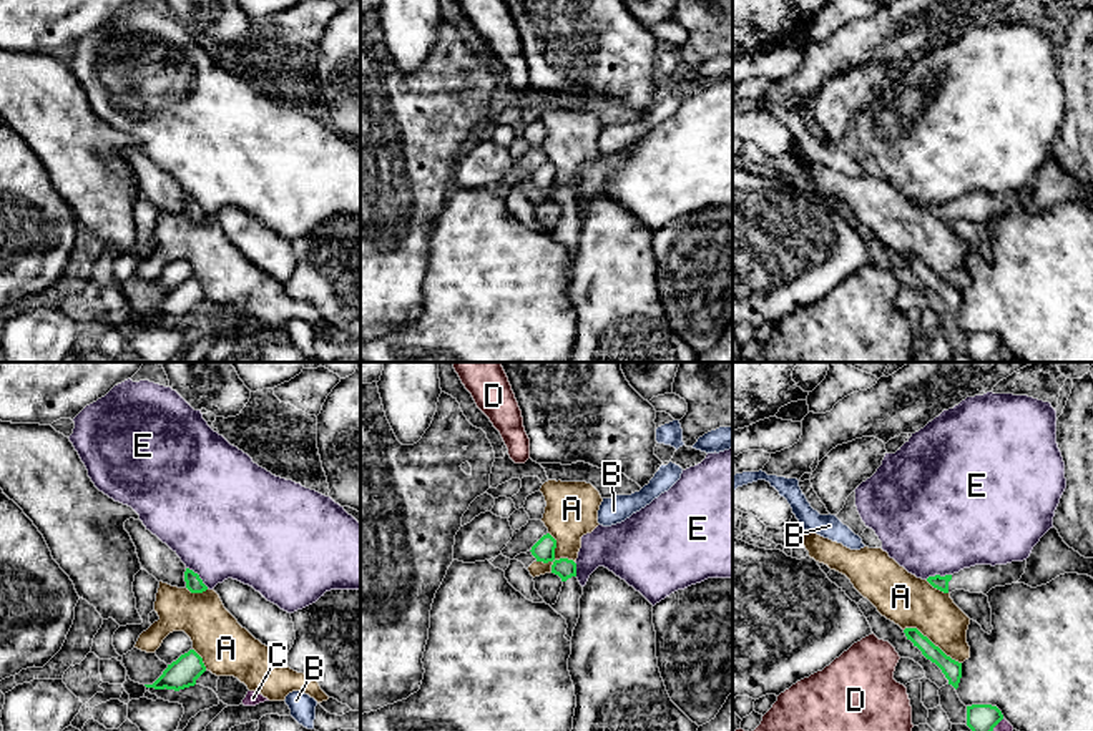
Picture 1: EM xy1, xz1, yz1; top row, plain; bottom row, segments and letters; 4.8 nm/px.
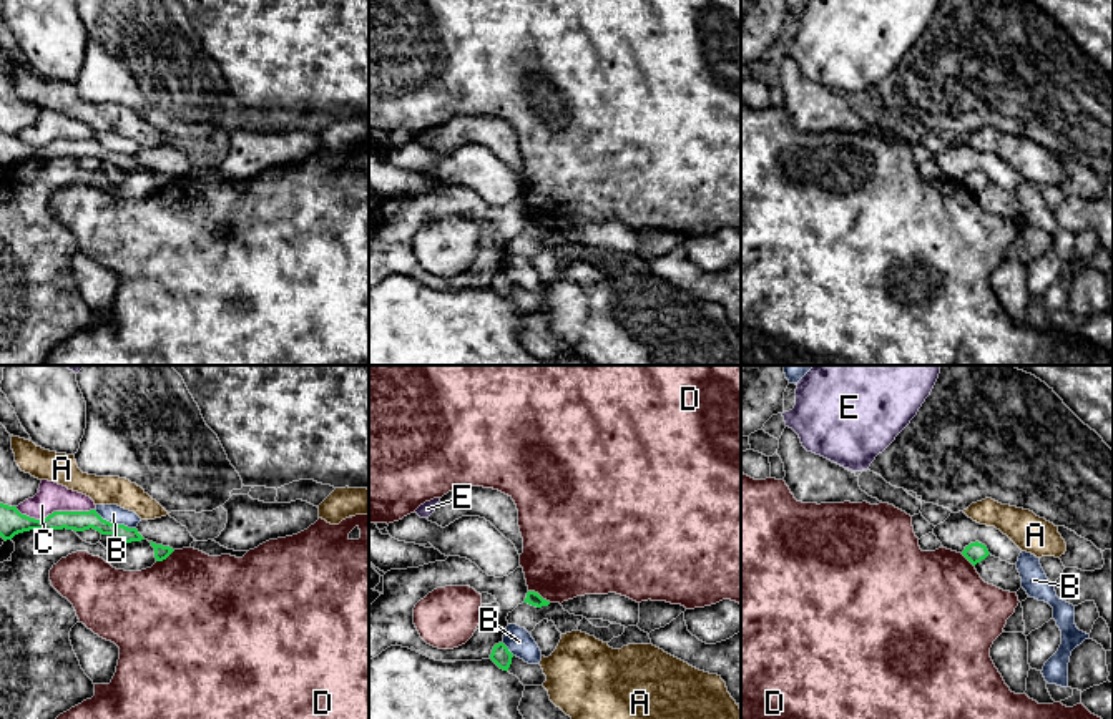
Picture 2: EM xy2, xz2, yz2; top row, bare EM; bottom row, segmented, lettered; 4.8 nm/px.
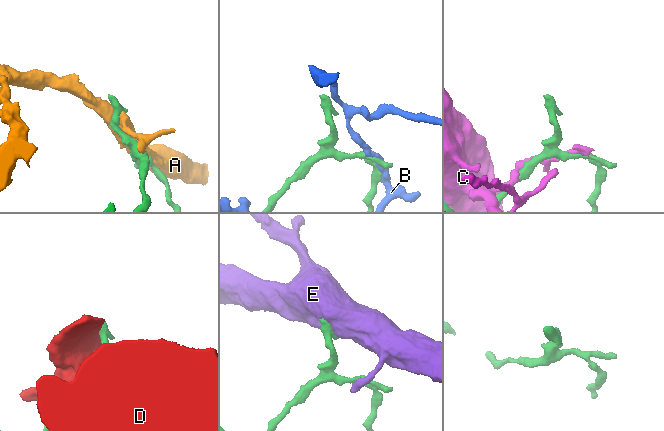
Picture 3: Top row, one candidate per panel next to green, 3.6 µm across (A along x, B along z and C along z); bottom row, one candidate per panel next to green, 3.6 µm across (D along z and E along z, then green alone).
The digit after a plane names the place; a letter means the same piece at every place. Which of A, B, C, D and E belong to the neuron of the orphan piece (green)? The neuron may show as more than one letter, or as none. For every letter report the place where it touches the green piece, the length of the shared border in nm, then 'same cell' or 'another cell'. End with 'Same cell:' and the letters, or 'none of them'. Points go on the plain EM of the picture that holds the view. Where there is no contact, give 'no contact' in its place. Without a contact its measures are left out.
A: contact xz1 (553, 180); length 200 nm; another cell
B: contact xy2 (113, 151); length 220 nm; another cell
C: contact xy2 (55, 140); length 380 nm; another cell
D: contact xz2 (539, 223); length 130 nm; another cell
E: contact xy1 (198, 203); length 150 nm; another cell
Same cell: none of them

